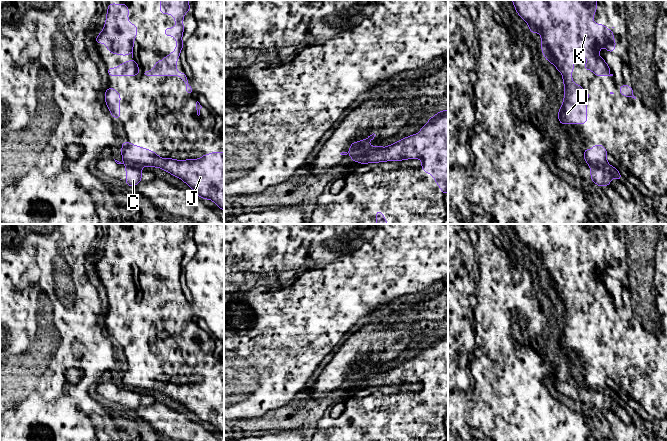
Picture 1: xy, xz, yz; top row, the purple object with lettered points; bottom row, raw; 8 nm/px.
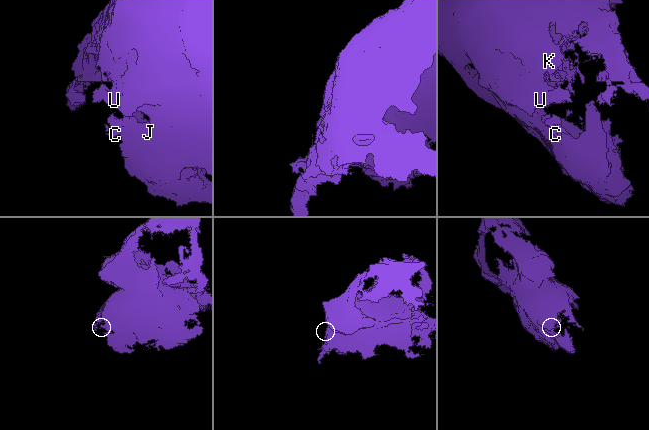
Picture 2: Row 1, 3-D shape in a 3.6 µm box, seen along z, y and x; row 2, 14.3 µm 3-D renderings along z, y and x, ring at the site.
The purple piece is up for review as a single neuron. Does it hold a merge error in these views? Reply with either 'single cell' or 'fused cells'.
fused cells

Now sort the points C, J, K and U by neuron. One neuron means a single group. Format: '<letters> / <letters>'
C / J K U

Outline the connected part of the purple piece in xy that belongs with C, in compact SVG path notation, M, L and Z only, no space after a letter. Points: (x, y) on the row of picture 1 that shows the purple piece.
M115 160L117 164L123 164L126 166L126 181L125 184L128 186L136 186L141 182L142 169L139 166L129 165L127 163L121 163Z

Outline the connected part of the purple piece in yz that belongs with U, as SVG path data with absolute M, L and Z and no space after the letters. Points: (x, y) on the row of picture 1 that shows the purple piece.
M512 0L518 15L525 20L529 26L530 33L539 32L541 34L541 49L543 56L547 61L550 61L558 71L562 72L564 80L564 102L558 112L560 125L562 124L586 124L587 123L587 99L590 93L585 92L583 87L572 82L573 77L570 73L575 65L572 60L575 57L582 59L582 55L587 56L587 63L584 65L584 70L593 70L595 76L613 76L611 70L605 60L599 56L600 46L614 53L616 41L613 39L614 32L606 28L606 25L594 24L593 17L597 9L596 0Z

